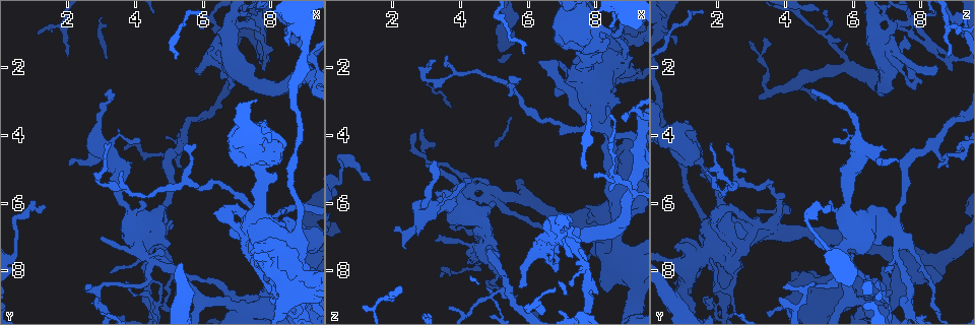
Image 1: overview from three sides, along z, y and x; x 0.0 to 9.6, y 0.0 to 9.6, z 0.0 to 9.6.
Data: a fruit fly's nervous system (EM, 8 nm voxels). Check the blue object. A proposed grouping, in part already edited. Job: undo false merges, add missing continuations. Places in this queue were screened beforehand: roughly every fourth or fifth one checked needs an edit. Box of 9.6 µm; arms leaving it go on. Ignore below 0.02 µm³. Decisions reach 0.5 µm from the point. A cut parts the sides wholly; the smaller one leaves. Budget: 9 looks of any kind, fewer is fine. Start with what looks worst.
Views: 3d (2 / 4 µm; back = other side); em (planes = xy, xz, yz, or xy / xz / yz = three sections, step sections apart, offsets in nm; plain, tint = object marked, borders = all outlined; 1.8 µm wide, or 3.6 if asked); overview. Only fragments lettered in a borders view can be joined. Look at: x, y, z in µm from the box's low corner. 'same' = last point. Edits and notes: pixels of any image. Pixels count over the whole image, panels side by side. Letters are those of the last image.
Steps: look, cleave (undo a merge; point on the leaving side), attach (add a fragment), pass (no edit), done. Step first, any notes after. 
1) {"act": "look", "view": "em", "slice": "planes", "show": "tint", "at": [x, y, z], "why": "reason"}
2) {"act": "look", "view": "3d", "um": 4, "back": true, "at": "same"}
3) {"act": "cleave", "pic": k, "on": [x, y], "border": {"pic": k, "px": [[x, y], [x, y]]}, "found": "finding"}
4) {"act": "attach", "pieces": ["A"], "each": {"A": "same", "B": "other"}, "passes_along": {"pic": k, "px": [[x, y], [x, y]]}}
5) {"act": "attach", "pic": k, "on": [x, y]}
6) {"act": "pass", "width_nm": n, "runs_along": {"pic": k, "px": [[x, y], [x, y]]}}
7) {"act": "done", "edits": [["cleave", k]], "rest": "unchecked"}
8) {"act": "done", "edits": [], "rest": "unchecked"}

{"act": "look", "view": "em", "um": 3.6, "slice": "xy", "step": 8, "show": "tint", "at": [7.90, 6.60, 3.60]}

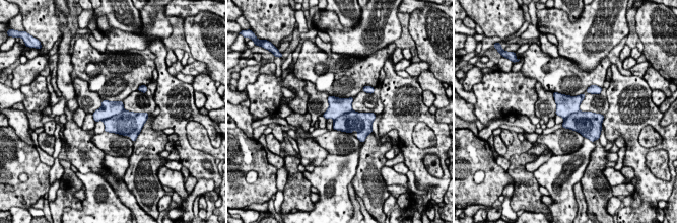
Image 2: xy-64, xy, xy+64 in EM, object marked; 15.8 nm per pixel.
{"act": "look", "view": "em", "um": 3.6, "slice": "planes", "show": "borders", "at": "same"}

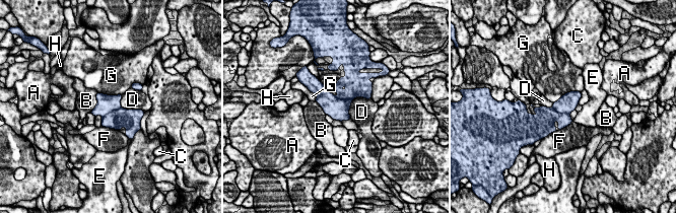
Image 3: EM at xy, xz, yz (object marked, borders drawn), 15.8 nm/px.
{"act": "cleave", "pic": 3, "on": [332, 105], "each": {"A": "other", "B": "other", "C": "other", "D": "other", "E": "other", "F": "other", "G": "other", "H": "other"}, "border": {"pic": 3, "px": [[336, 96], [345, 102], [350, 119]]}, "found": "two cells meet here"}

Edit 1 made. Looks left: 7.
{"act": "look", "view": "3d", "um": 4, "at": [6.35, 1.70, 7.10], "why": "free end"}

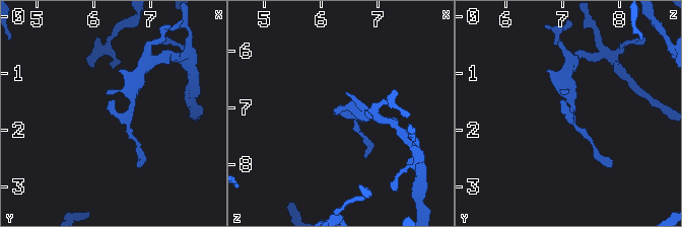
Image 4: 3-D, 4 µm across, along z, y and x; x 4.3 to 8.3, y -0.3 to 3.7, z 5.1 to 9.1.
{"act": "look", "view": "em", "slice": "xz", "step": 16, "show": "tint", "at": [6.30, 1.75, 7.05]}

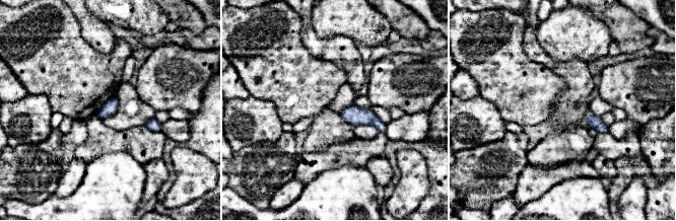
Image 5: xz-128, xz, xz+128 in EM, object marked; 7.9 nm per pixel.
{"act": "look", "view": "em", "slice": "xy", "step": 16, "show": "borders", "at": "same"}

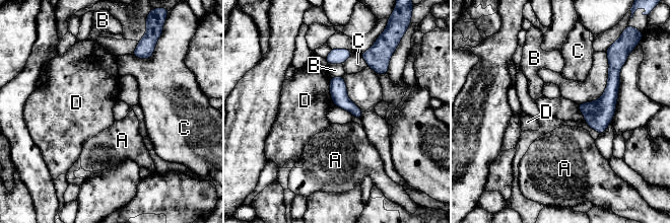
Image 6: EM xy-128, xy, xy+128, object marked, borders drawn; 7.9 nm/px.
{"act": "pass", "width_nm": 130, "each": {"A": "other", "B": "other", "C": "other", "D": "other"}, "border": {"pic": 6, "px": [[330, 77], [330, 96], [333, 102]]}, "found": "none of them fits"}

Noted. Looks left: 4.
{"act": "look", "view": "em", "slice": "xy", "step": 4, "show": "borders", "at": [8.15, 5.10, 1.50], "why": "free end"}

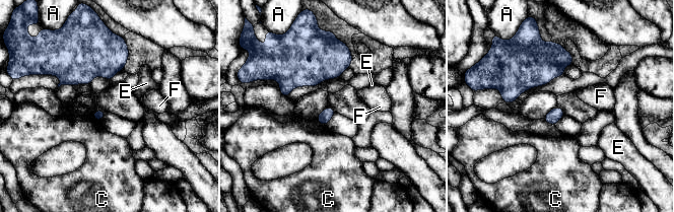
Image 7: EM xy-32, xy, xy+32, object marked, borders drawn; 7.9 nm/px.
{"act": "pass", "each": {"A": "other", "C": "other", "E": "other", "F": "other"}, "border": {"pic": 7, "px": [[92, 115], [99, 121]]}, "found": "no lettered fragment goes on from it"}

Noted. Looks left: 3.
{"act": "look", "view": "3d", "um": 2, "at": [8.10, 7.80, 7.25], "why": "stops while still wide"}

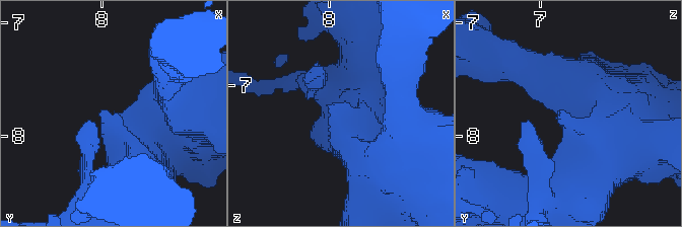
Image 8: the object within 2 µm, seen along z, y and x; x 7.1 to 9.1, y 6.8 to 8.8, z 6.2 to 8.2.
{"act": "look", "view": "em", "slice": "yz", "step": 4, "show": "tint", "at": [8.14, 7.80, 7.18], "why": "need the tissue"}

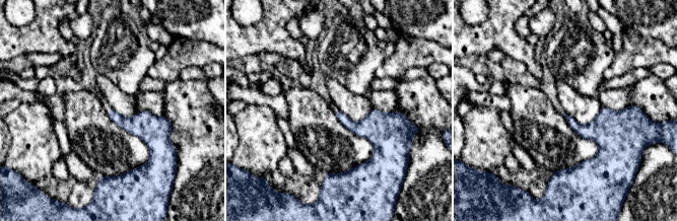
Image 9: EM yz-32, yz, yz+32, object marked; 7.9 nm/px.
{"act": "look", "view": "em", "slice": "planes", "show": "borders", "at": "same"}

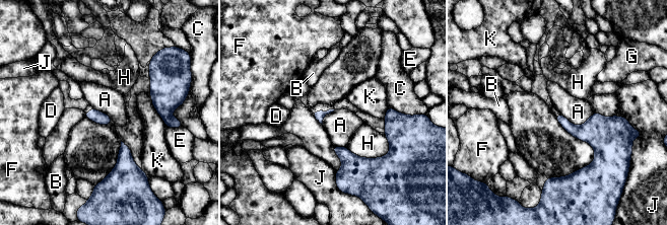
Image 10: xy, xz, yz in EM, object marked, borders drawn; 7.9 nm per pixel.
{"act": "pass", "each": {"A": "other", "B": "other", "C": "other", "D": "other", "E": "other", "F": "other", "G": "other", "H": "other", "J": "other", "K": "other"}, "border": {"pic": 10, "px": [[558, 111], [575, 125], [594, 113]]}, "found": "none of them fits"}

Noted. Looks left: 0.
{"act": "done", "edits": [["cleave", 3]], "rest": "unchecked"}

